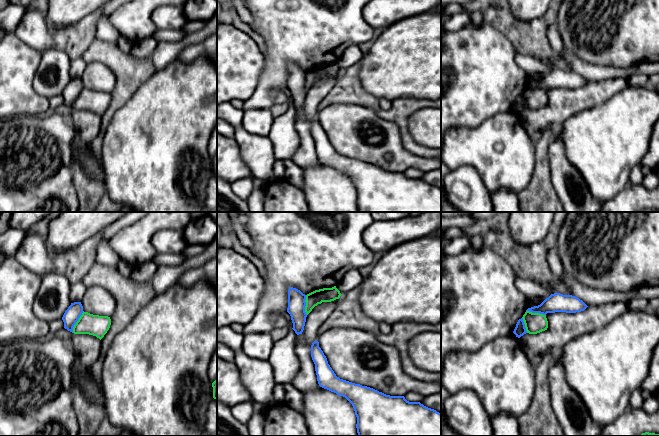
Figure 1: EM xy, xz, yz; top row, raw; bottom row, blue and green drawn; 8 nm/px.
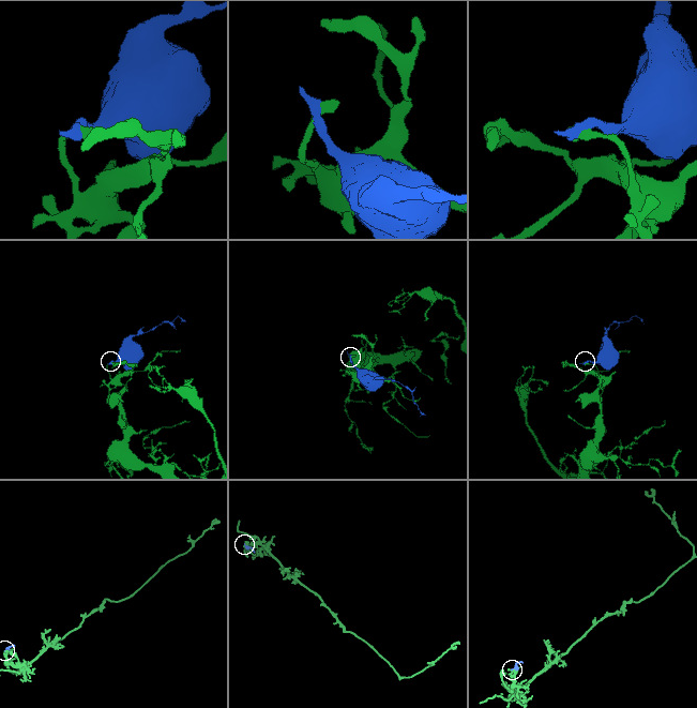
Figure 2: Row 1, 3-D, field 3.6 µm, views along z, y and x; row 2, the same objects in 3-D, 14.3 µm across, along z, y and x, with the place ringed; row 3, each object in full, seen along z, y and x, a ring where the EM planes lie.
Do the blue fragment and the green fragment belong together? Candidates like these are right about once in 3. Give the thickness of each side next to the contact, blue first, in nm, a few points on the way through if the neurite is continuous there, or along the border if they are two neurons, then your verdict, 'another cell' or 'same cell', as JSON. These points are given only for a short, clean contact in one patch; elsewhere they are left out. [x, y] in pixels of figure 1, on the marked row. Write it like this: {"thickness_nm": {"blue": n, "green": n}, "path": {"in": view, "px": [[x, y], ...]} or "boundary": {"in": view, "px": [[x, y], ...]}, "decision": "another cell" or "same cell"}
{"thickness_nm": {"blue": 120, "green": 170}, "boundary": {"in": "xy", "px": [[83, 311], [72, 332]]}, "decision": "another cell"}

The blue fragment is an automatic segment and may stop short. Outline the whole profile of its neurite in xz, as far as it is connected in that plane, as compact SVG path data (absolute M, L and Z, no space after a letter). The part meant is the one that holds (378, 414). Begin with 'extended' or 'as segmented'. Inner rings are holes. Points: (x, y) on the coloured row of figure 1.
as segmented; M318 341L311 345L311 357L319 386L345 397L352 404L357 417L358 436L441 436L441 413L420 402L409 402L404 396L386 395L373 388L340 379L328 364Z

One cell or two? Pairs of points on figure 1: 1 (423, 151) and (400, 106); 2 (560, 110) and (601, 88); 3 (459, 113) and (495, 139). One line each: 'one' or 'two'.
1: one
2: one
3: two

